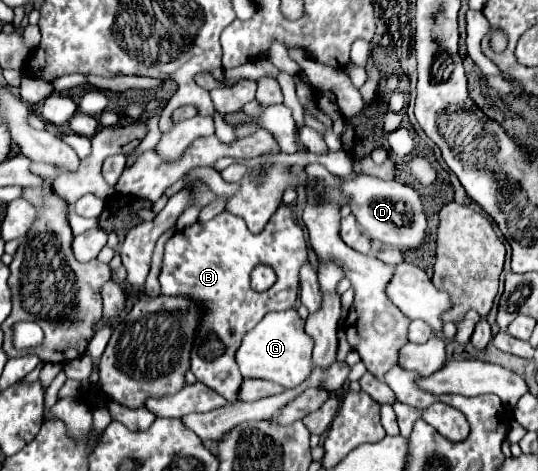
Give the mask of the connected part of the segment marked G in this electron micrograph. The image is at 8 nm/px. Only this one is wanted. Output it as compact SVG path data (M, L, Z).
M289 309L265 315L263 321L243 337L243 343L237 351L237 363L243 377L269 379L283 385L285 389L293 389L301 385L313 371L311 349L313 341L305 333L305 321L297 315L295 309Z

